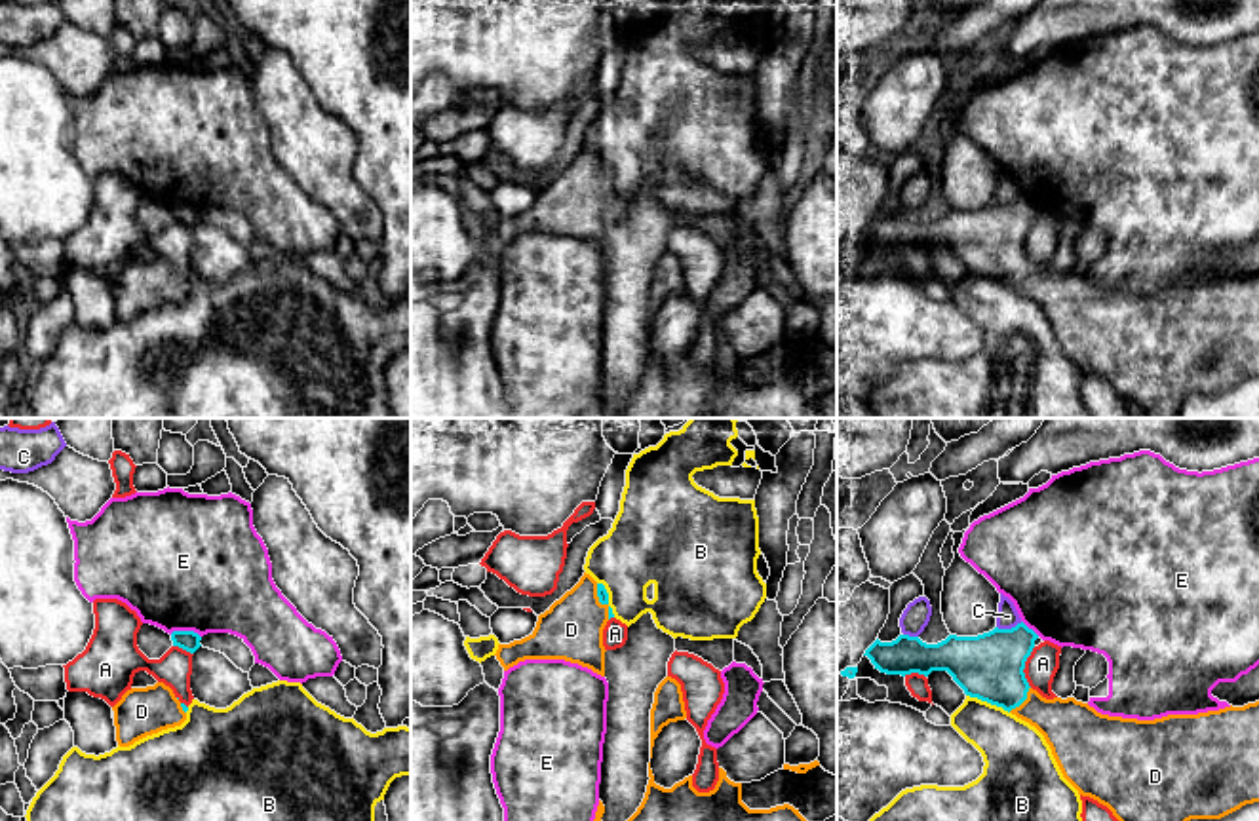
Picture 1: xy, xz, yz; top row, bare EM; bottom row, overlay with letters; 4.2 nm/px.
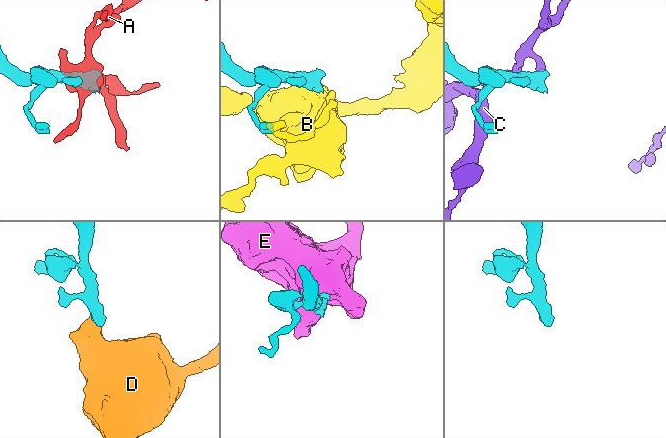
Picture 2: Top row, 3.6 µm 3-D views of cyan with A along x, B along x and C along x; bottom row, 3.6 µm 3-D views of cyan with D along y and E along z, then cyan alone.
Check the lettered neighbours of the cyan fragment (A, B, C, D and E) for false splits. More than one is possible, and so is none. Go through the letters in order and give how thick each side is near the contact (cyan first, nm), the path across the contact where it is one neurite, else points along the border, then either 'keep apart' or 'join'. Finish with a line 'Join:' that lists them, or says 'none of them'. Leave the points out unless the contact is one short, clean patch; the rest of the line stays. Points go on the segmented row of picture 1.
A: calibres 280 and 140 nm; keep apart
B: calibres 280 and 280 nm; border yz (967, 694), (1001, 706), (1008, 713); keep apart
C: calibres 280 and 90 nm; keep apart
D: calibres 280 and 240 nm; way yz (989, 666), (1022, 702), (1073, 730); join
E: calibres 90 and 500 nm; border xy (170, 633), (194, 631), (200, 637); keep apart
Join: D

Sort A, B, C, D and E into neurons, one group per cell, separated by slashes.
A / B / C / D / E

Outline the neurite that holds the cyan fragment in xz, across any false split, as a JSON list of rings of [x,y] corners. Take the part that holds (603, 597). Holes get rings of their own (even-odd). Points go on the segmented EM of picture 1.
[[[584,572],[571,591],[538,616],[529,637],[498,644],[494,656],[504,671],[525,659],[565,659],[605,677],[603,629],[610,618],[605,585]]]

